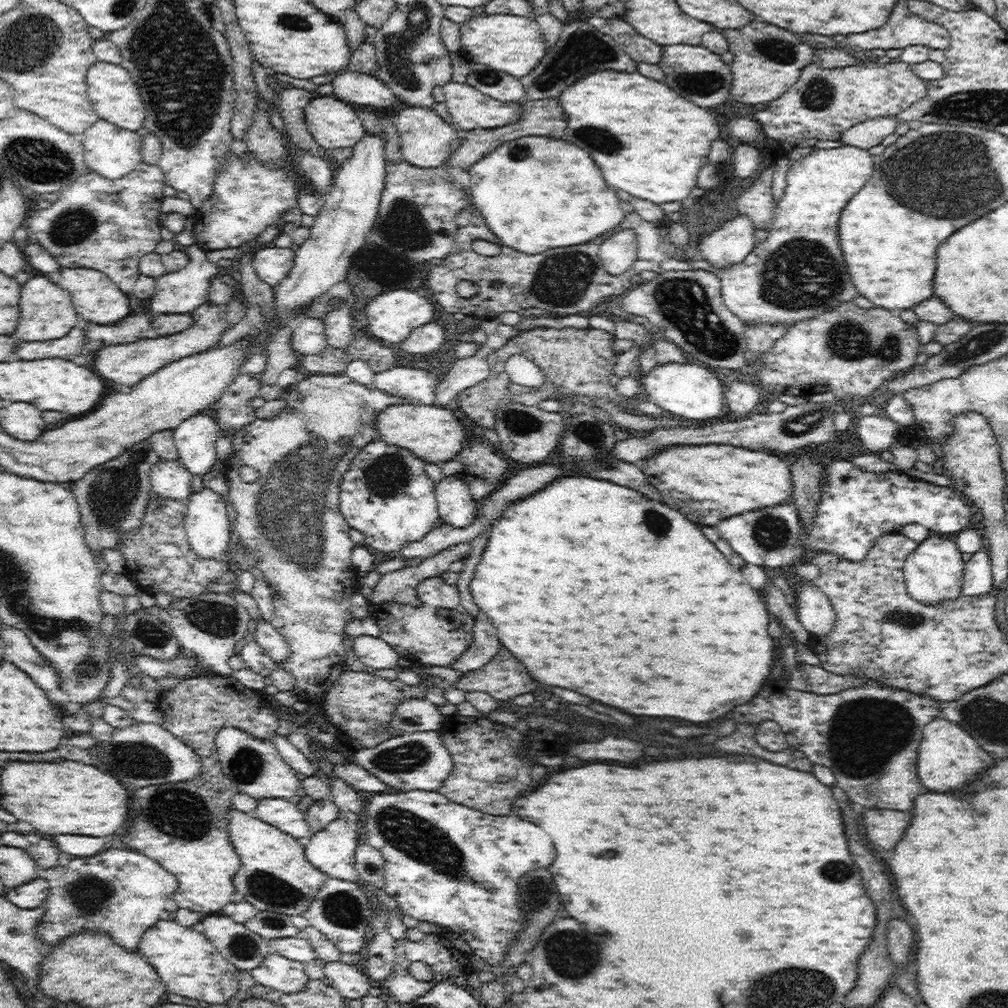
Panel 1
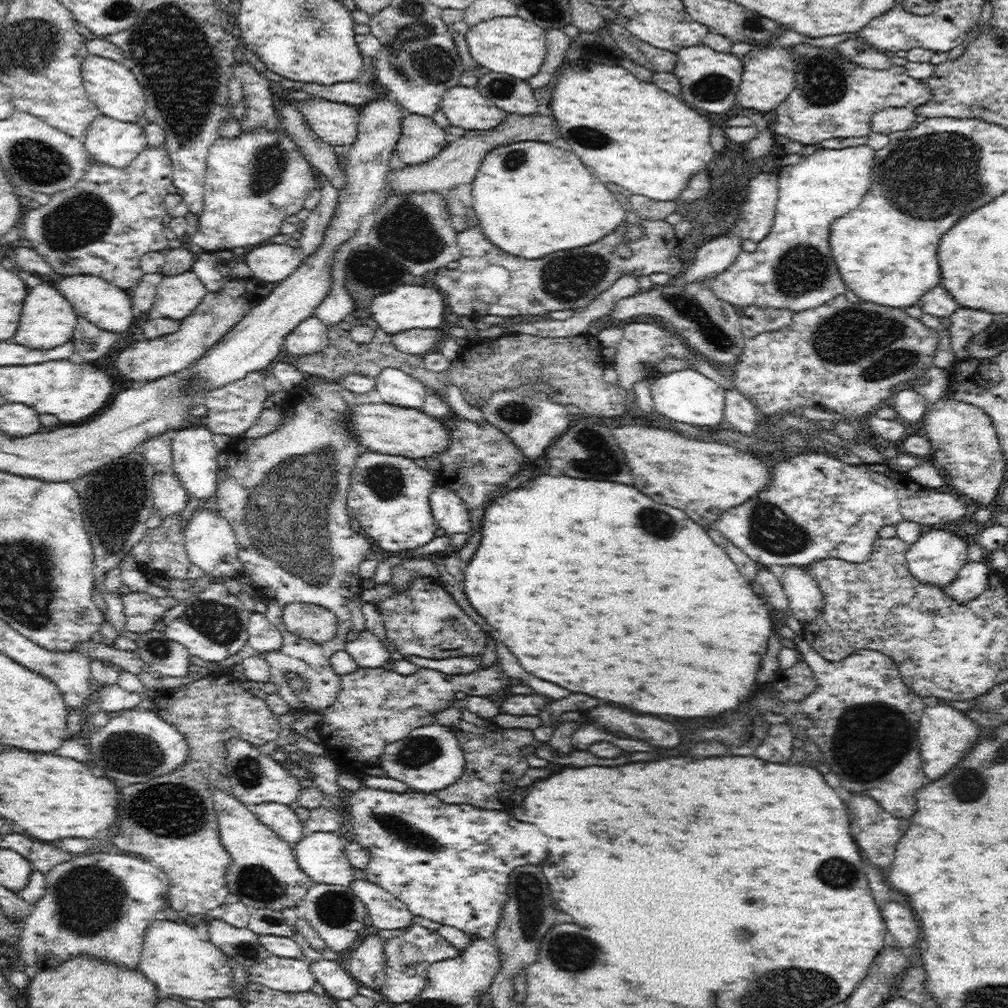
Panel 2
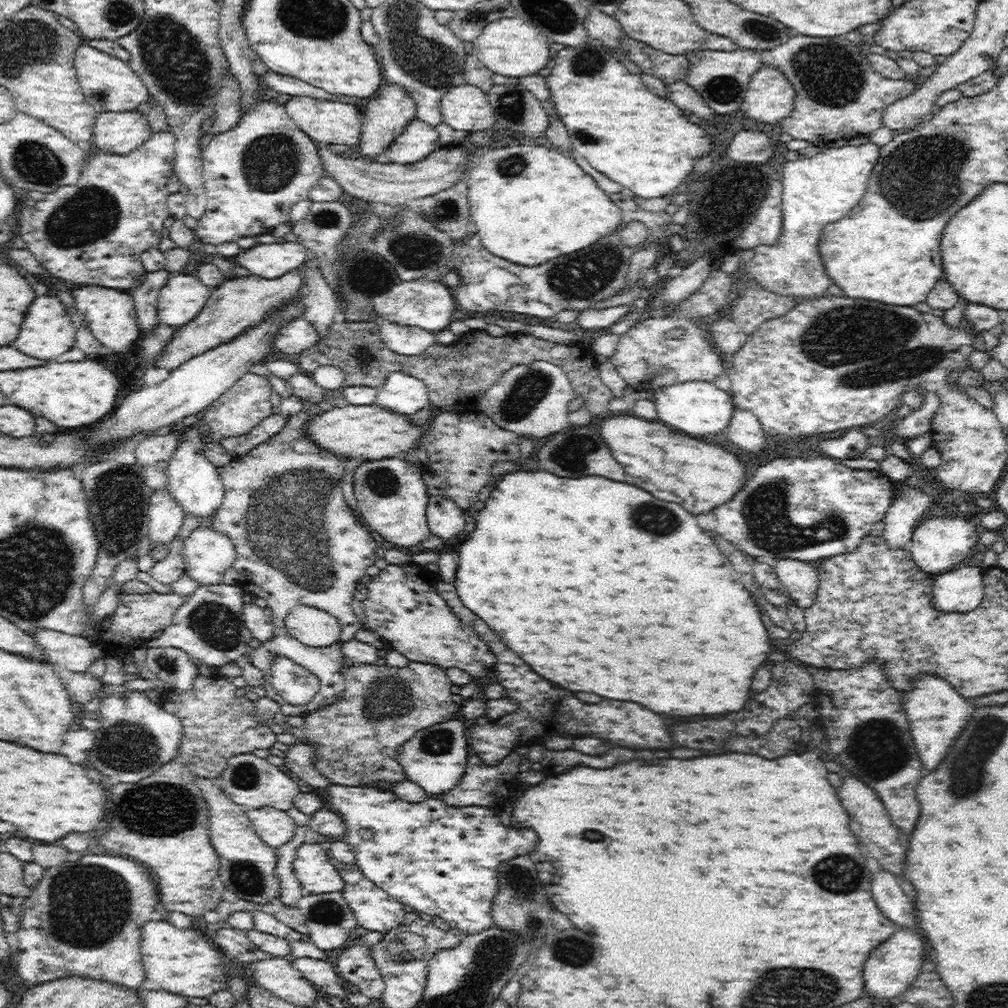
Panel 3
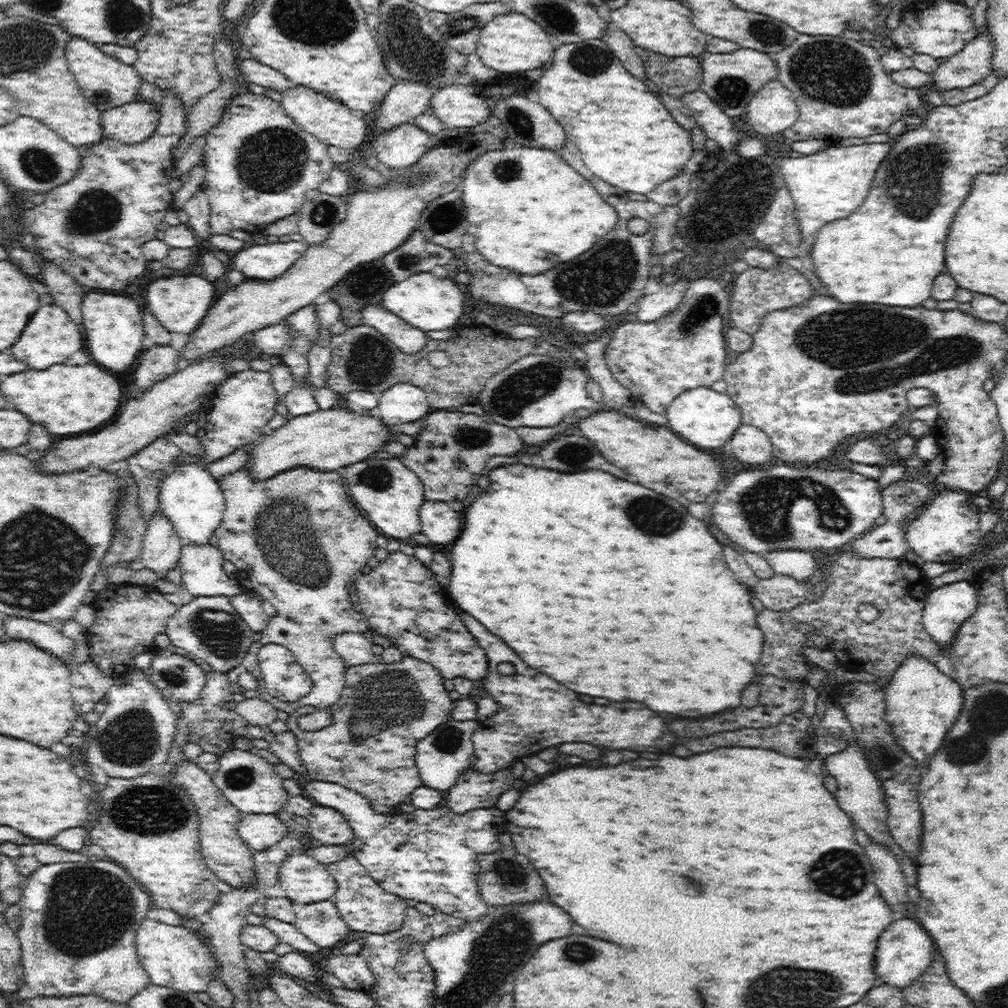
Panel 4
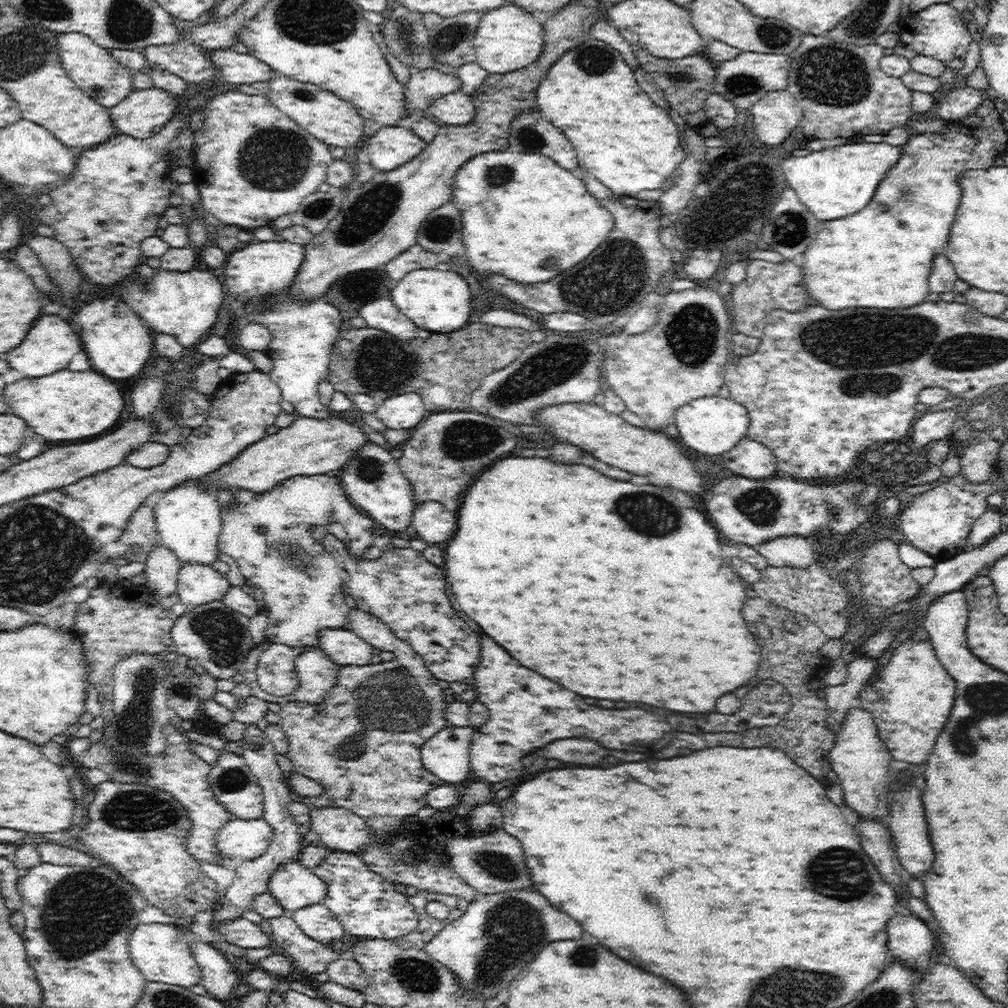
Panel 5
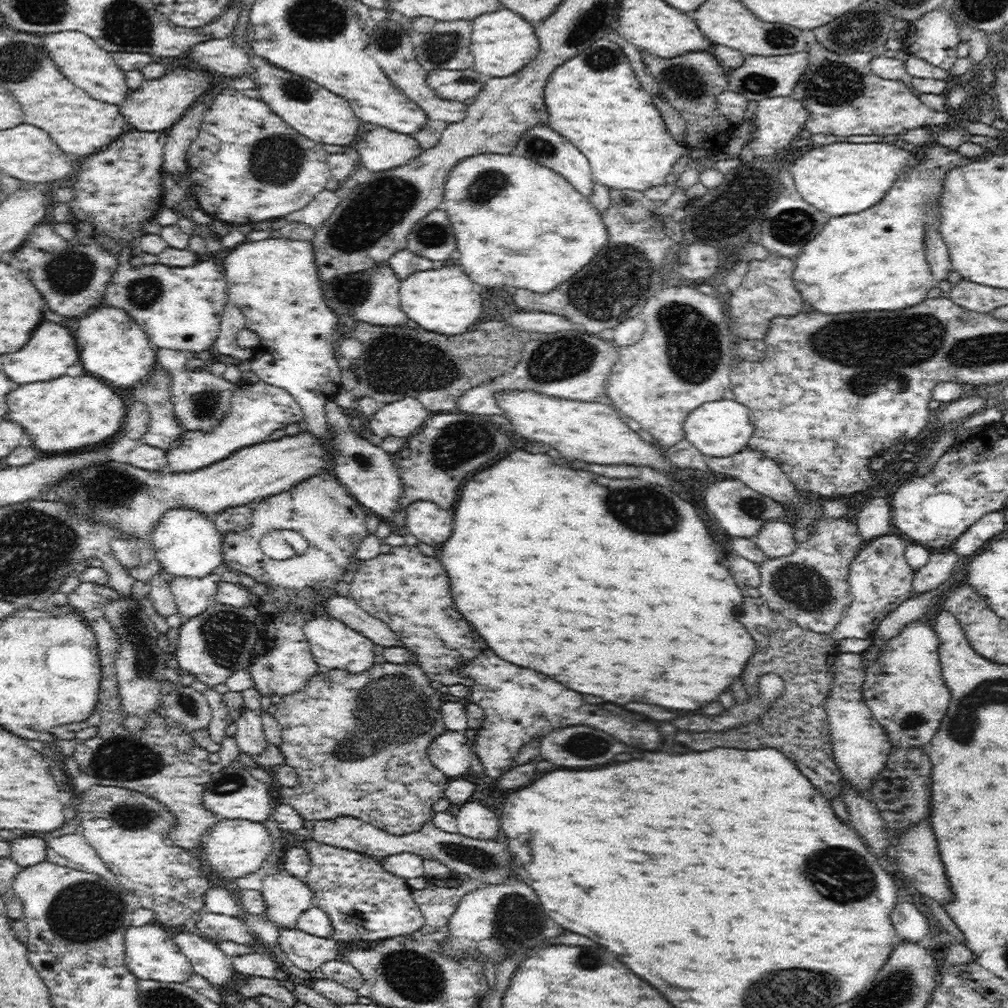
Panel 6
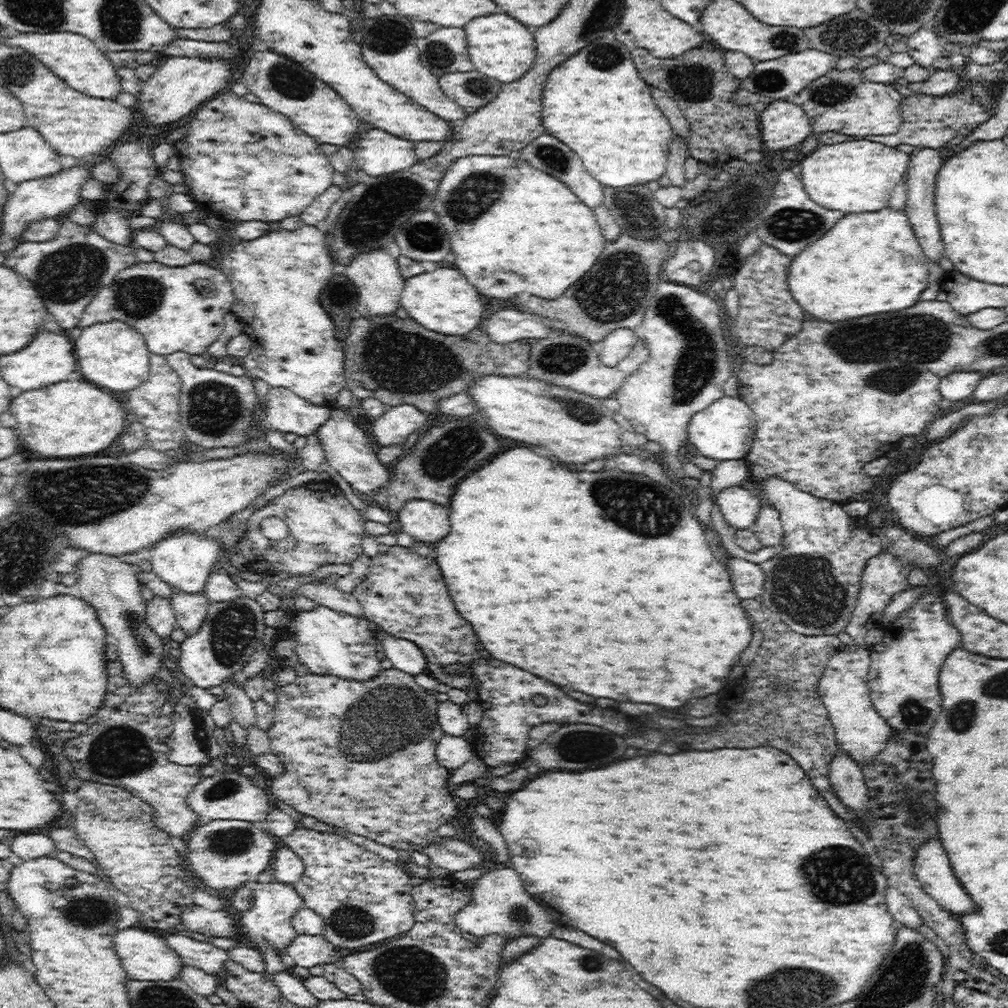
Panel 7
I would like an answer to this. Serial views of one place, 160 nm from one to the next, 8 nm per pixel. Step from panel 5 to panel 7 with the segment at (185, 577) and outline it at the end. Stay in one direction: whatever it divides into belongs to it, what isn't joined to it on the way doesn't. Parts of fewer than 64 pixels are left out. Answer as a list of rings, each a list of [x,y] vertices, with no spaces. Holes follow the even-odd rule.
[[[173,588],[170,599],[176,612],[177,627],[186,635],[194,635],[202,627],[208,614],[209,604],[205,593],[190,594]]]

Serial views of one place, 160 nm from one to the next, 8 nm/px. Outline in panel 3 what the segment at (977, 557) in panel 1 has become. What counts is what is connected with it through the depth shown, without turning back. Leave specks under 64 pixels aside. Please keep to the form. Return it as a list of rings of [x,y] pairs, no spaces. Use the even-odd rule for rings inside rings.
[[[964,563],[956,570],[935,575],[933,601],[940,612],[966,613],[979,608],[984,596],[984,568]]]

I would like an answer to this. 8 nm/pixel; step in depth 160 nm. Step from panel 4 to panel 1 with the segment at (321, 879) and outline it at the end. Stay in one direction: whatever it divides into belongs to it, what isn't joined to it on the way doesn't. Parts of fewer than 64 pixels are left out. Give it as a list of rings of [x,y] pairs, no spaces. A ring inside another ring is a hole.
[[[338,817],[307,838],[305,855],[308,862],[324,874],[358,882],[355,867],[355,850],[358,845],[356,830]]]

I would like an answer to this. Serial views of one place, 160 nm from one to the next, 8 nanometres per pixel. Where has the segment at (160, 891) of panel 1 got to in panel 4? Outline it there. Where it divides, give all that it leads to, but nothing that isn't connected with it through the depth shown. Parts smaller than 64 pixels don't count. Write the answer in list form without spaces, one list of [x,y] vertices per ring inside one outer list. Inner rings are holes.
[[[88,860],[88,862],[58,862],[52,864],[40,865],[33,873],[30,873],[27,878],[24,878],[22,896],[17,902],[21,908],[22,924],[16,931],[21,948],[21,961],[24,971],[25,983],[36,990],[36,994],[40,996],[86,996],[86,994],[95,994],[101,996],[104,1000],[110,1002],[119,1002],[120,1004],[129,1004],[132,996],[142,992],[148,985],[151,984],[149,974],[144,970],[144,967],[139,961],[137,950],[134,944],[134,936],[136,930],[140,928],[142,920],[146,918],[150,910],[150,896],[148,892],[144,892],[146,888],[142,884],[138,884],[130,874],[120,868],[118,864],[114,864],[112,860]]]

